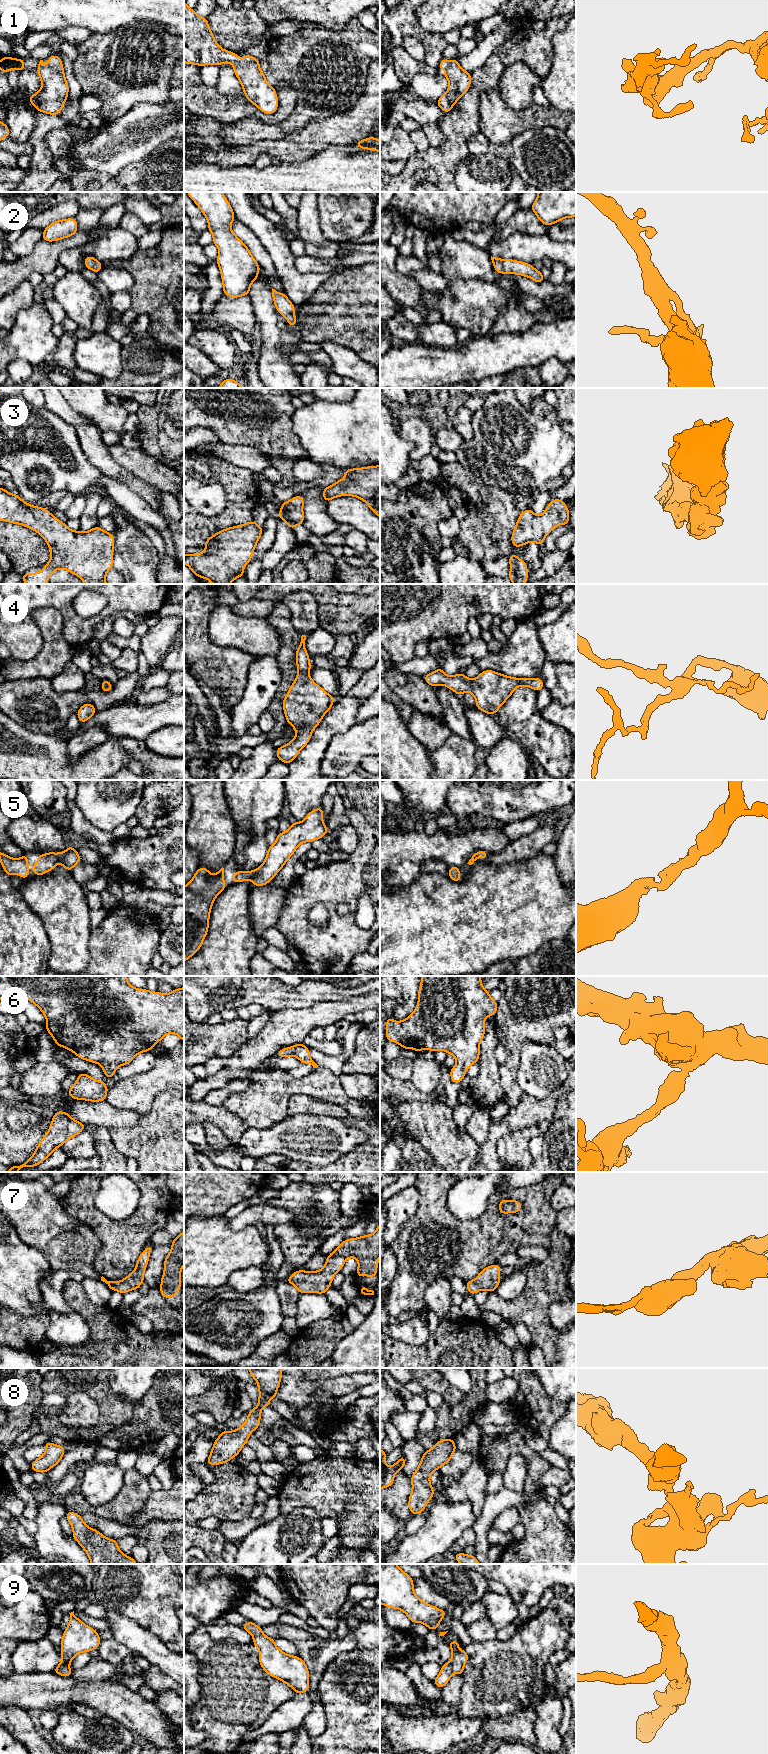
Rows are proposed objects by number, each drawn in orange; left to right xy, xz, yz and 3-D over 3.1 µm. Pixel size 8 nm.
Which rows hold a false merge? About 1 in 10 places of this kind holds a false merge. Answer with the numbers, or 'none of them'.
none of them

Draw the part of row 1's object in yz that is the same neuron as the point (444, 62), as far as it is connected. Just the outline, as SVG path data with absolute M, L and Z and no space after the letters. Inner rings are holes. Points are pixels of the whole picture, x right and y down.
M443 58L438 69L443 70L445 67L447 69L443 76L448 79L449 86L447 92L437 100L436 104L446 114L459 101L461 96L469 90L471 73L463 70L457 59L449 61Z

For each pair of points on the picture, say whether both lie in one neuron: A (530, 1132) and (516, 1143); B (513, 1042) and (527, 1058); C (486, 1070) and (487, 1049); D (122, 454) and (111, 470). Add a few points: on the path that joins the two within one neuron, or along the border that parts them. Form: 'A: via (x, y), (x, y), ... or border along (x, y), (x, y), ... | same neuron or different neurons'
A: via (527, 1133), (519, 1140) | same neuron
B: border along (541, 1042), (522, 1044), (515, 1072) | different neurons
C: via (487, 1065), (487, 1054) | same neuron
D: border along (106, 445), (109, 455), (119, 465), (136, 476) | different neurons

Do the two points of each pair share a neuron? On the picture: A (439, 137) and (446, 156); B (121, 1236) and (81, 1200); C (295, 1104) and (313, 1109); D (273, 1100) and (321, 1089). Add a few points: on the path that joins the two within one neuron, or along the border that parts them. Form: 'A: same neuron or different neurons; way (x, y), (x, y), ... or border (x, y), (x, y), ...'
A: different neurons; border (437, 124), (445, 140), (439, 146), (431, 148)
B: same neuron; way (110, 1232), (89, 1211)
C: same neuron; way (299, 1104), (309, 1105)
D: same neuron; way (285, 1088), (309, 1087)

